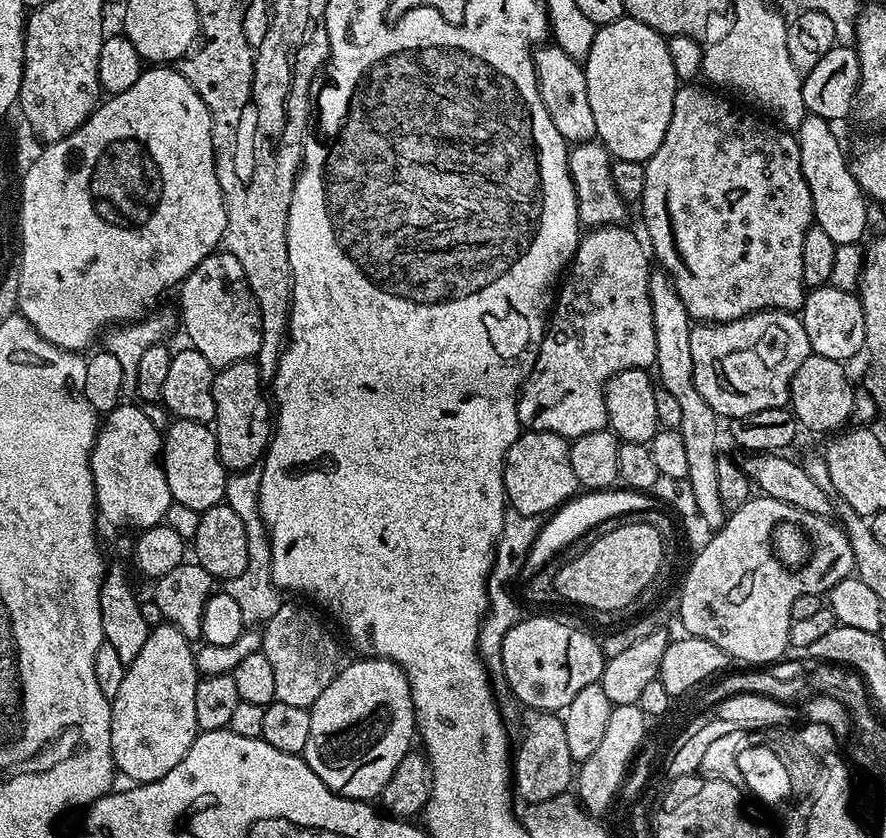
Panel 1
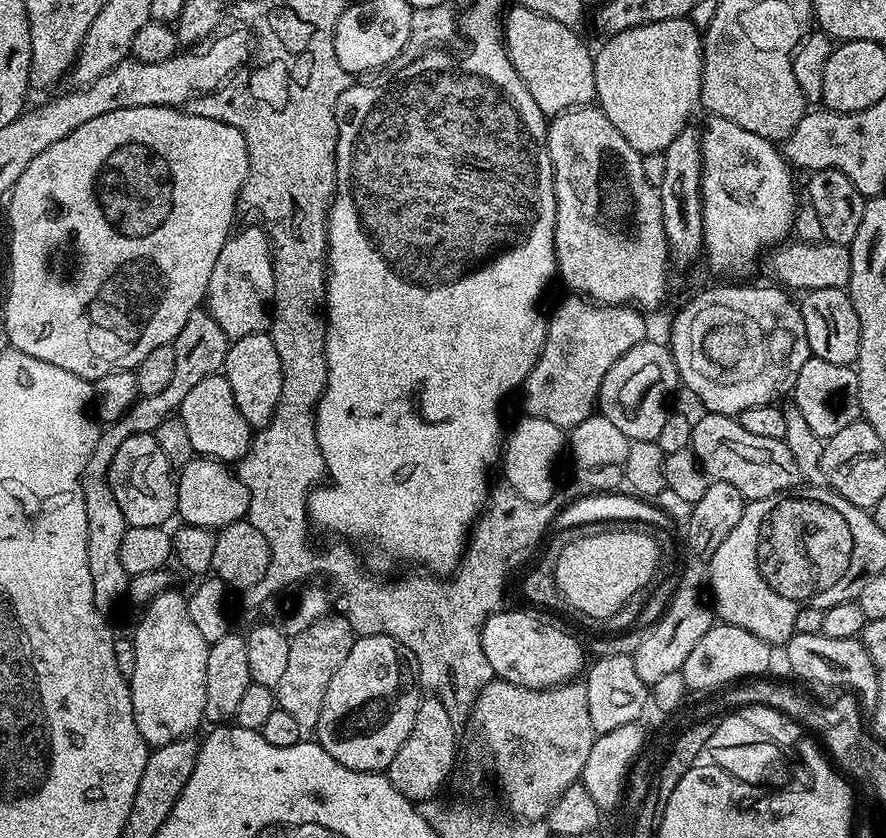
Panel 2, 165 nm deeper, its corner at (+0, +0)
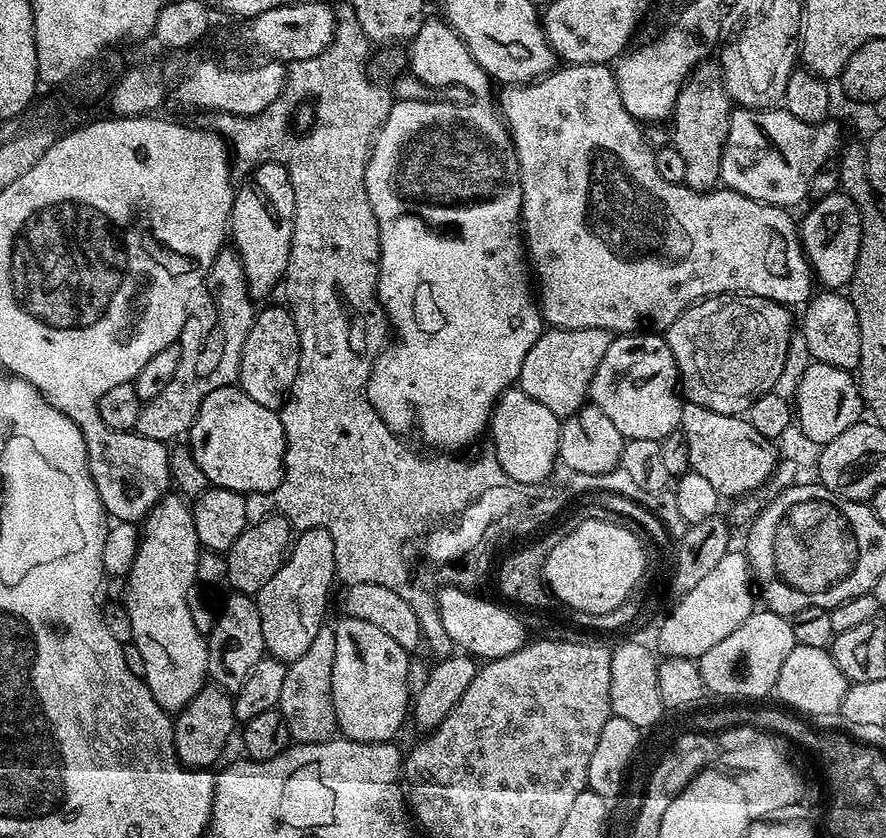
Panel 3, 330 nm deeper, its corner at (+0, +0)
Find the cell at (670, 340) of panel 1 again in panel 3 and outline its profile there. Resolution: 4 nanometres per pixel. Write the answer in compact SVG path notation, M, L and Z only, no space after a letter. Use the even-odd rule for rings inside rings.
M701 62L692 69L687 80L680 88L675 106L672 107L671 147L682 154L682 163L686 166L684 183L695 192L707 192L720 184L720 162L722 146L730 126L730 114L733 103L724 91L724 80L720 76L719 63Z

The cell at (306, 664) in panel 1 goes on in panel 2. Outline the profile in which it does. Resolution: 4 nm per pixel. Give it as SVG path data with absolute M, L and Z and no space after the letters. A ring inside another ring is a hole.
M329 614L289 639L290 655L286 661L286 671L274 691L279 708L286 710L286 714L291 714L302 730L315 729L318 714L322 714L326 686L330 686L330 678L334 678L338 666L342 666L346 654L350 654L352 643L357 638L344 616Z

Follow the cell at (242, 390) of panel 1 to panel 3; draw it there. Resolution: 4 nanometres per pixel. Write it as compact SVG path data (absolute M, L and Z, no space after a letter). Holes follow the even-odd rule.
M284 306L264 308L261 312L259 309L250 326L250 334L246 334L246 346L242 346L238 386L243 392L250 394L254 402L279 410L284 407L288 391L292 389L299 357L298 330L294 326L291 311Z

